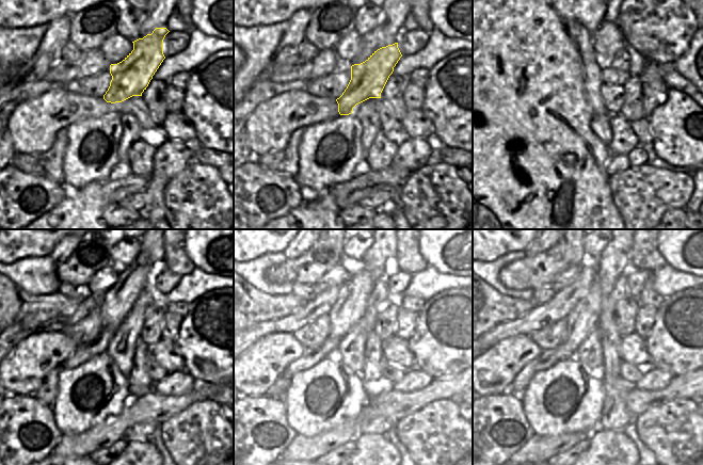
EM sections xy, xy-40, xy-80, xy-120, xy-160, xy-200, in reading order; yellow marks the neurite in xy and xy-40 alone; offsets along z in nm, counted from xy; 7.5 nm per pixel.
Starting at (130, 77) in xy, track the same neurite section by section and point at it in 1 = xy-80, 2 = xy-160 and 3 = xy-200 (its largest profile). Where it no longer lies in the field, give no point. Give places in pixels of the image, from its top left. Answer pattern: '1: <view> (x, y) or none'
1: xy-80 (622, 63)
2: xy-160 (310, 356)
3: xy-200 (546, 358)

